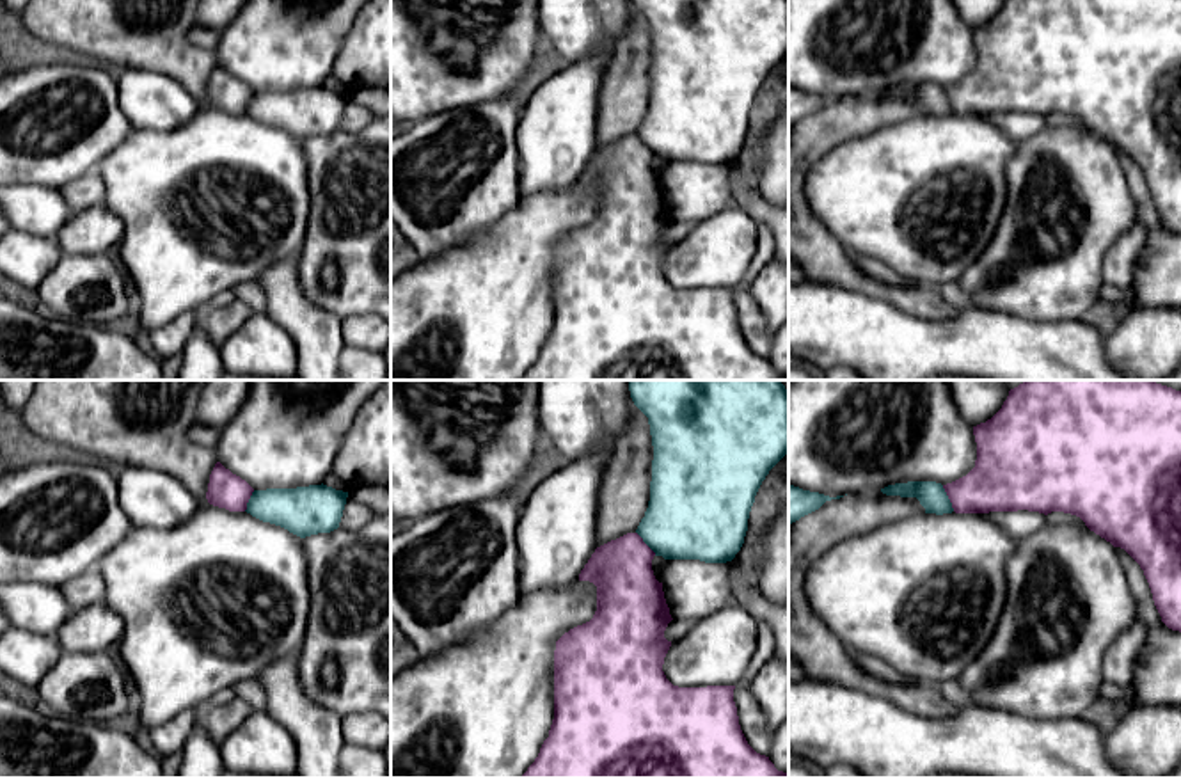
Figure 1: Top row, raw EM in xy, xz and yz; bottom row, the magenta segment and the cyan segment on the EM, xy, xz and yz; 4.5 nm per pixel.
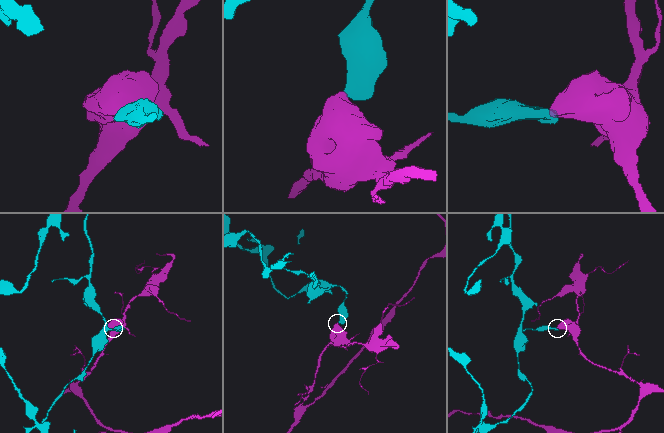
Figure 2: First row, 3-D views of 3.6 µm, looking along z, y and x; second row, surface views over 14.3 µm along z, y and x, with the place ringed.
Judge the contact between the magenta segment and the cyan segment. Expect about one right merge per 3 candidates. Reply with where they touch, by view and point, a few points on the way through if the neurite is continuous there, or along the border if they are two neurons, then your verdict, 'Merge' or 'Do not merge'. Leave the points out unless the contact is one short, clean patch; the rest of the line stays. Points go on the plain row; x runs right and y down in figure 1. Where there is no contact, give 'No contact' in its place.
Touches magenta at yz (949, 100). Boundary: yz (942, 87), (954, 112). Do not merge

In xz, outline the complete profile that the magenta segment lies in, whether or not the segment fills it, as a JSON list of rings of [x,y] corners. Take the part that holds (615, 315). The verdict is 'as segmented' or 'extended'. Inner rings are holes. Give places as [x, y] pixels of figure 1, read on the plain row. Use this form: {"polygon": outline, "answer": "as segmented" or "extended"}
{"polygon": [[[627,135],[595,151],[579,176],[579,183],[590,183],[597,188],[597,213],[593,220],[565,234],[556,243],[554,252],[554,322],[549,339],[543,343],[538,359],[522,377],[522,380],[789,380],[789,375],[778,373],[769,359],[757,355],[746,343],[733,304],[735,288],[678,290],[673,288],[664,274],[664,259],[671,243],[664,240],[668,226],[673,222],[664,201],[662,185],[652,172],[655,155],[638,135]]], "answer": "as segmented"}

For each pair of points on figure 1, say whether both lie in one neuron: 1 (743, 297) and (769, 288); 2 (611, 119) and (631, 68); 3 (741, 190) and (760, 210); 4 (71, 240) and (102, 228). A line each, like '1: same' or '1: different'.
1: different
2: same
3: same
4: same

